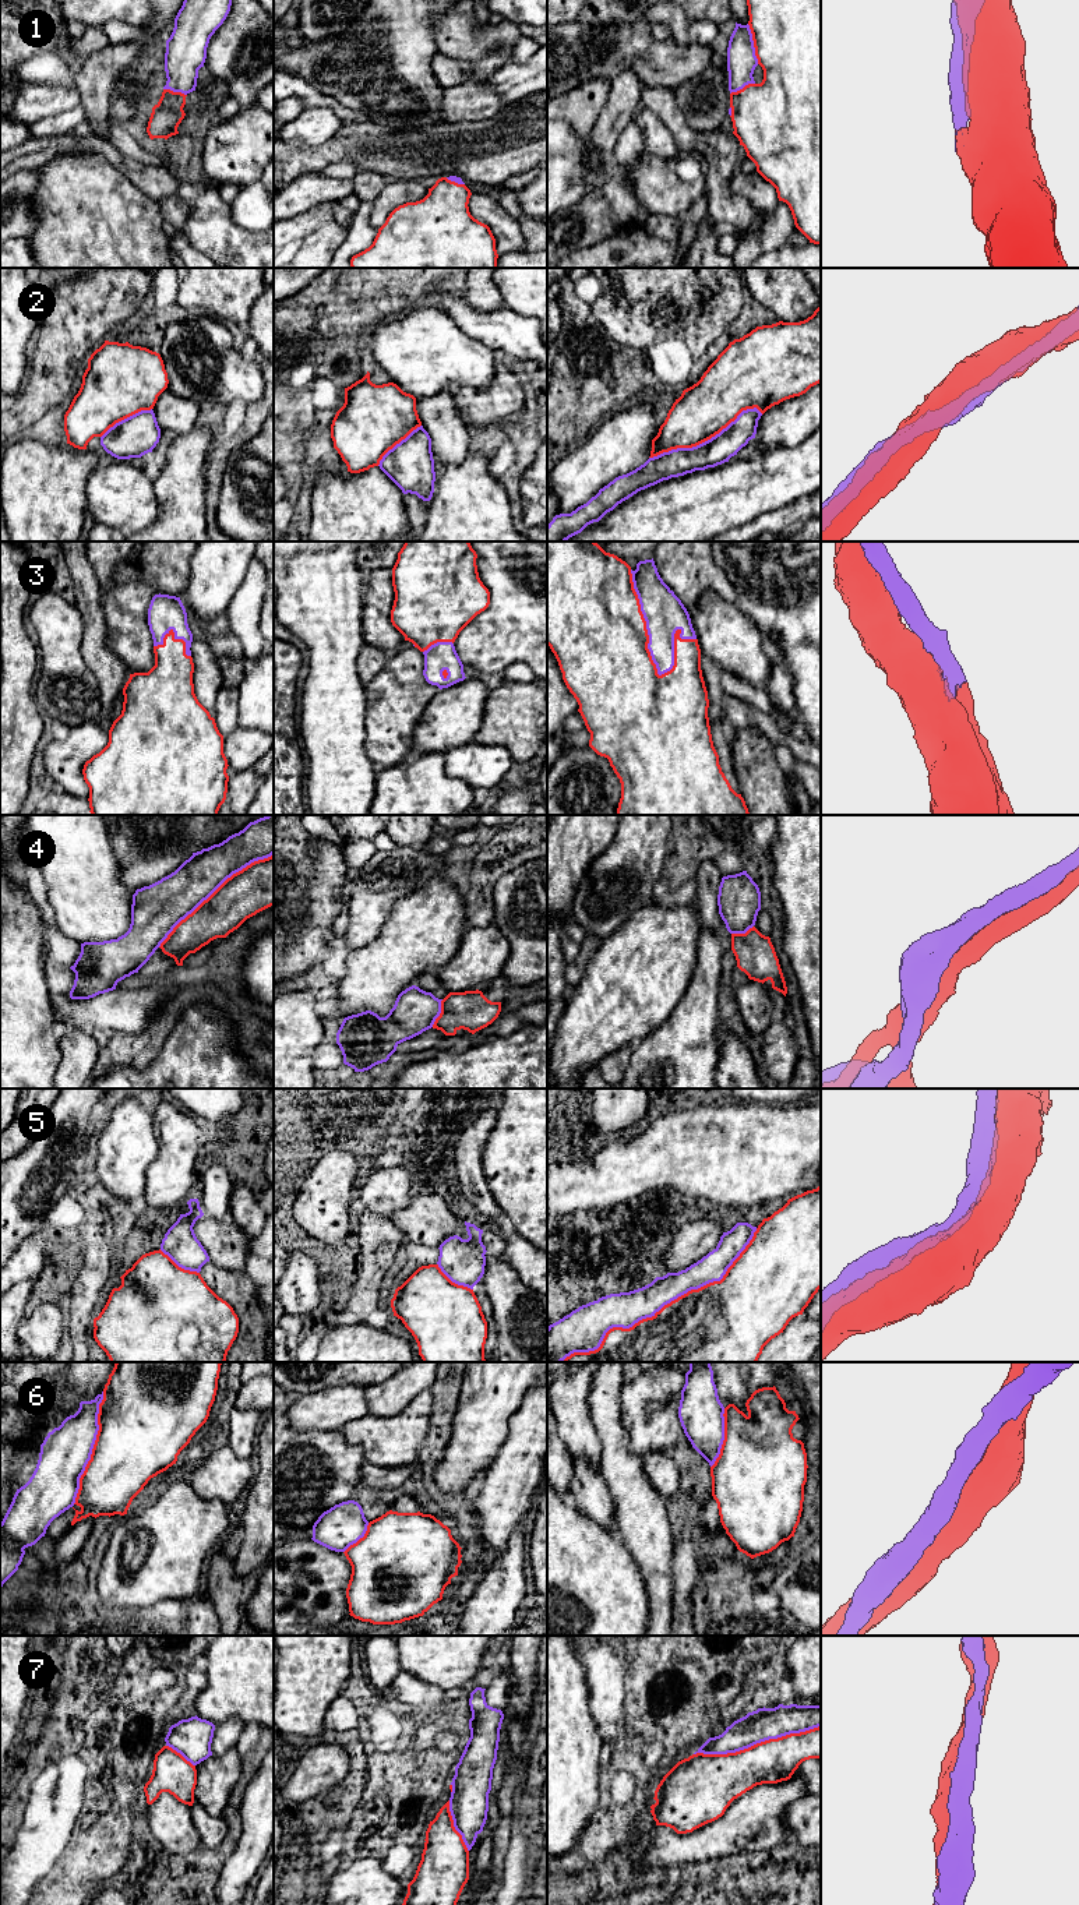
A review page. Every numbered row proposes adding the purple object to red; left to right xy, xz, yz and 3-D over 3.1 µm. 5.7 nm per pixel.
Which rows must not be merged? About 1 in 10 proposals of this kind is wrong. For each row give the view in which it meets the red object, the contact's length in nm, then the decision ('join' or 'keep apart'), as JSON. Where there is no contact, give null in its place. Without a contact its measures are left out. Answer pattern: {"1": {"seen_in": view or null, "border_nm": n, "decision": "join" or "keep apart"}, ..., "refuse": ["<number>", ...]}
{"1": {"seen_in": "yz", "border_nm": 240, "decision": "join"}, "2": {"seen_in": "yz", "border_nm": 700, "decision": "join"}, "3": {"seen_in": "yz", "border_nm": 650, "decision": "join"}, "4": {"seen_in": "xy", "border_nm": 850, "decision": "join"}, "5": {"seen_in": "yz", "border_nm": 1350, "decision": "join"}, "6": {"seen_in": "xy", "border_nm": 650, "decision": "join"}, "7": {"seen_in": "yz", "border_nm": 750, "decision": "join"}, "refuse": []}

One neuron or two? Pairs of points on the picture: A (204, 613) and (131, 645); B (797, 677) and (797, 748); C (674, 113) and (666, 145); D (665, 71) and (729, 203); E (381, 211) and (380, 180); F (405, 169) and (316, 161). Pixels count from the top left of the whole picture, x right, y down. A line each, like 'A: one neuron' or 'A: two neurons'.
A: two neurons
B: two neurons
C: two neurons
D: two neurons
E: two neurons
F: one neuron

